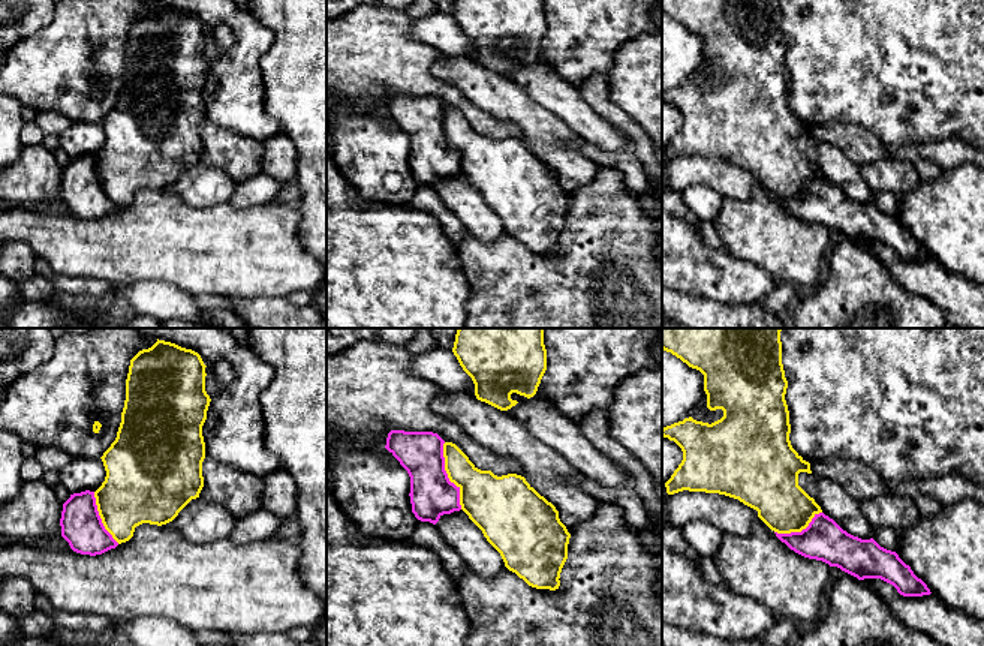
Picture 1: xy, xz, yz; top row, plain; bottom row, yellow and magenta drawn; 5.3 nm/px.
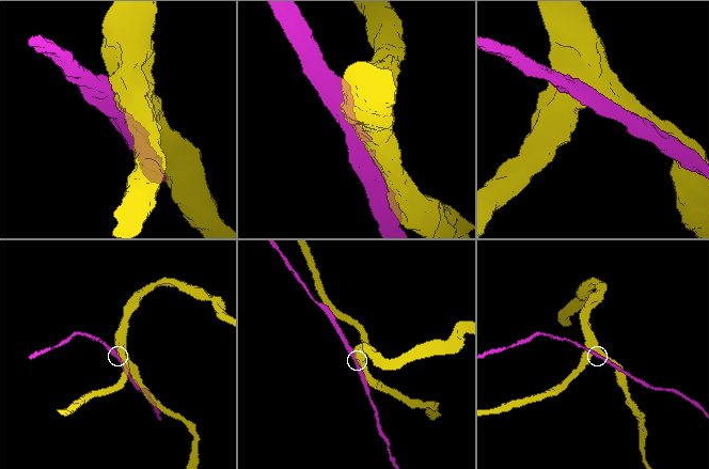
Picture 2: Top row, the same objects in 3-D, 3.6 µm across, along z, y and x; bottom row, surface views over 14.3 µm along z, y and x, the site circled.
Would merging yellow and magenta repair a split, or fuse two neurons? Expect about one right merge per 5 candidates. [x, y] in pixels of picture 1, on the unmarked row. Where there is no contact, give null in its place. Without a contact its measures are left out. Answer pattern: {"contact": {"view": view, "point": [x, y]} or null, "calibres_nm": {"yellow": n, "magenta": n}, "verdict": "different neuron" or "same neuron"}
{"contact": {"view": "xz", "point": [448, 140]}, "calibres_nm": {"yellow": 280, "magenta": 240}, "verdict": "different neuron"}

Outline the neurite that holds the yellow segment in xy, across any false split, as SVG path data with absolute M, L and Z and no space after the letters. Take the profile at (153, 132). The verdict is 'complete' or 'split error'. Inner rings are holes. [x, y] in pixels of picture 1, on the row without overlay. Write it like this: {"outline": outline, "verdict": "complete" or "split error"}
{"outline": "M159 3L130 24L121 87L115 105L100 121L106 141L94 156L102 187L118 208L129 205L142 187L162 190L172 186L192 163L199 162L205 123L202 90L211 66L205 55L205 31L198 16Z", "verdict": "complete"}

